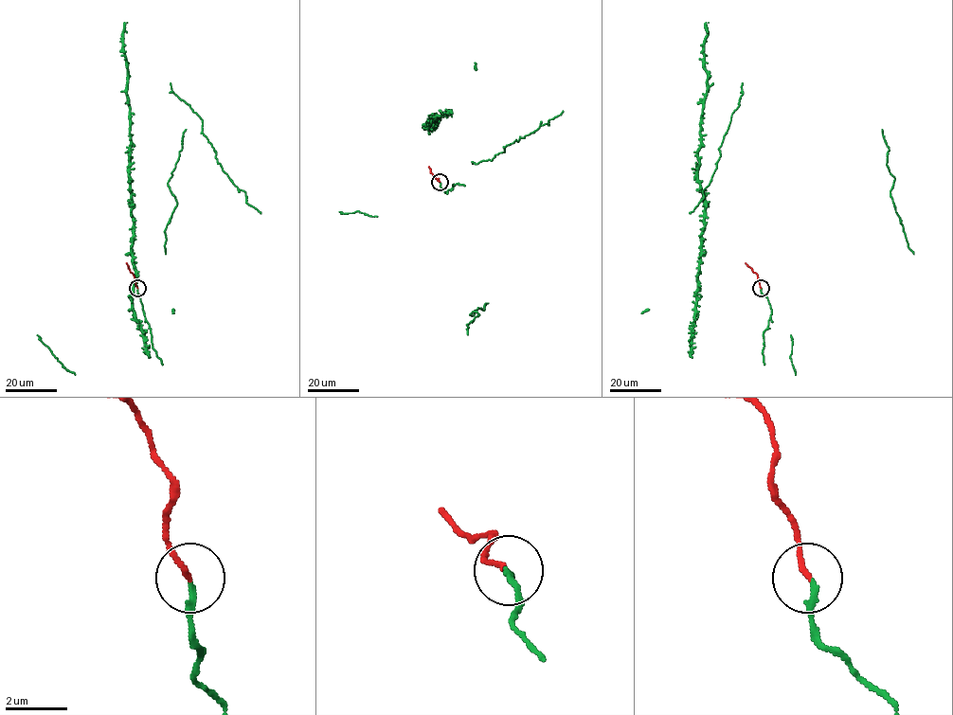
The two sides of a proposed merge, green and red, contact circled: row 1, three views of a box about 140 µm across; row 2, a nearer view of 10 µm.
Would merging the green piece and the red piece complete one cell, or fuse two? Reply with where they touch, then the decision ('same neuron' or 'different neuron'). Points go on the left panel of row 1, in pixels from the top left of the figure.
at (137, 288); same neuron

